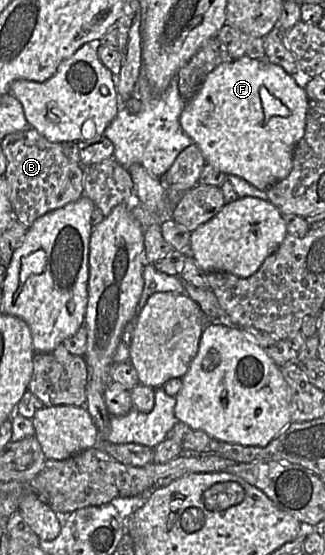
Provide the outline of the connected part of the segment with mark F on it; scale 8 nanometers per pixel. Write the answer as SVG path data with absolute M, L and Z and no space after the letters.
M244 57L223 63L207 75L199 91L186 103L180 116L180 125L197 144L206 163L266 191L285 179L292 170L294 150L305 133L309 102L298 77L295 79L282 67L265 58Z

